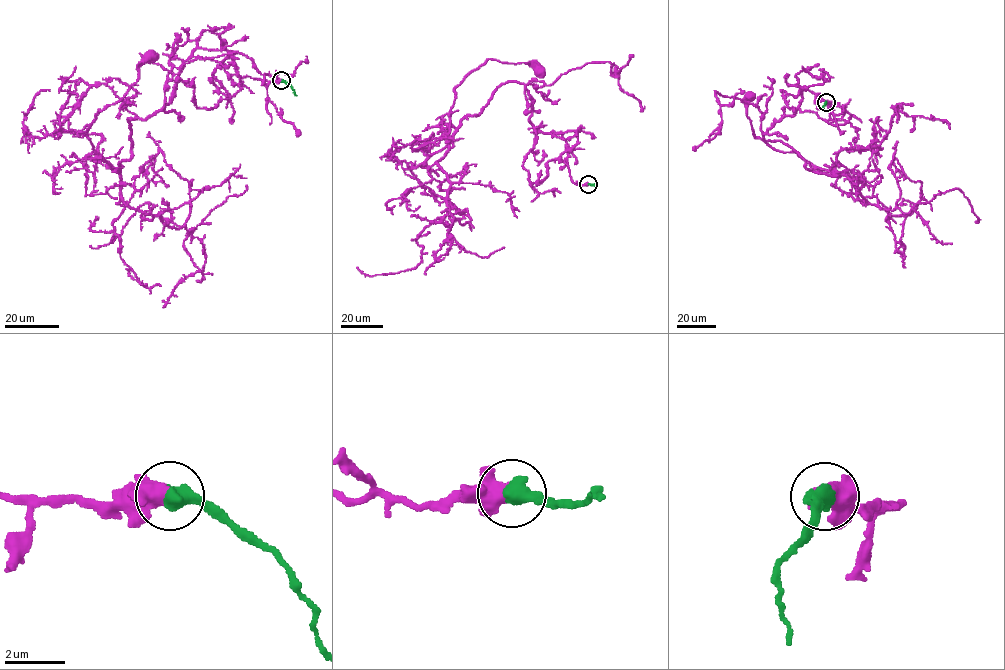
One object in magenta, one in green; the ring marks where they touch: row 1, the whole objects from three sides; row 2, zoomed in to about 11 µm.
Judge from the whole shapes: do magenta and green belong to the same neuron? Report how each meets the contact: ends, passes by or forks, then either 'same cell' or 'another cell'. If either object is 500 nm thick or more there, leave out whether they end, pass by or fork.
same cell

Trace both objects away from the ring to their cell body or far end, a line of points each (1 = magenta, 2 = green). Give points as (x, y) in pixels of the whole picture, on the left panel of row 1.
1: (281, 80), (230, 75), (233, 52), (196, 48), (170, 102), (129, 119), (117, 172), (80, 131), (151, 57)
2: (281, 80), (296, 95)

